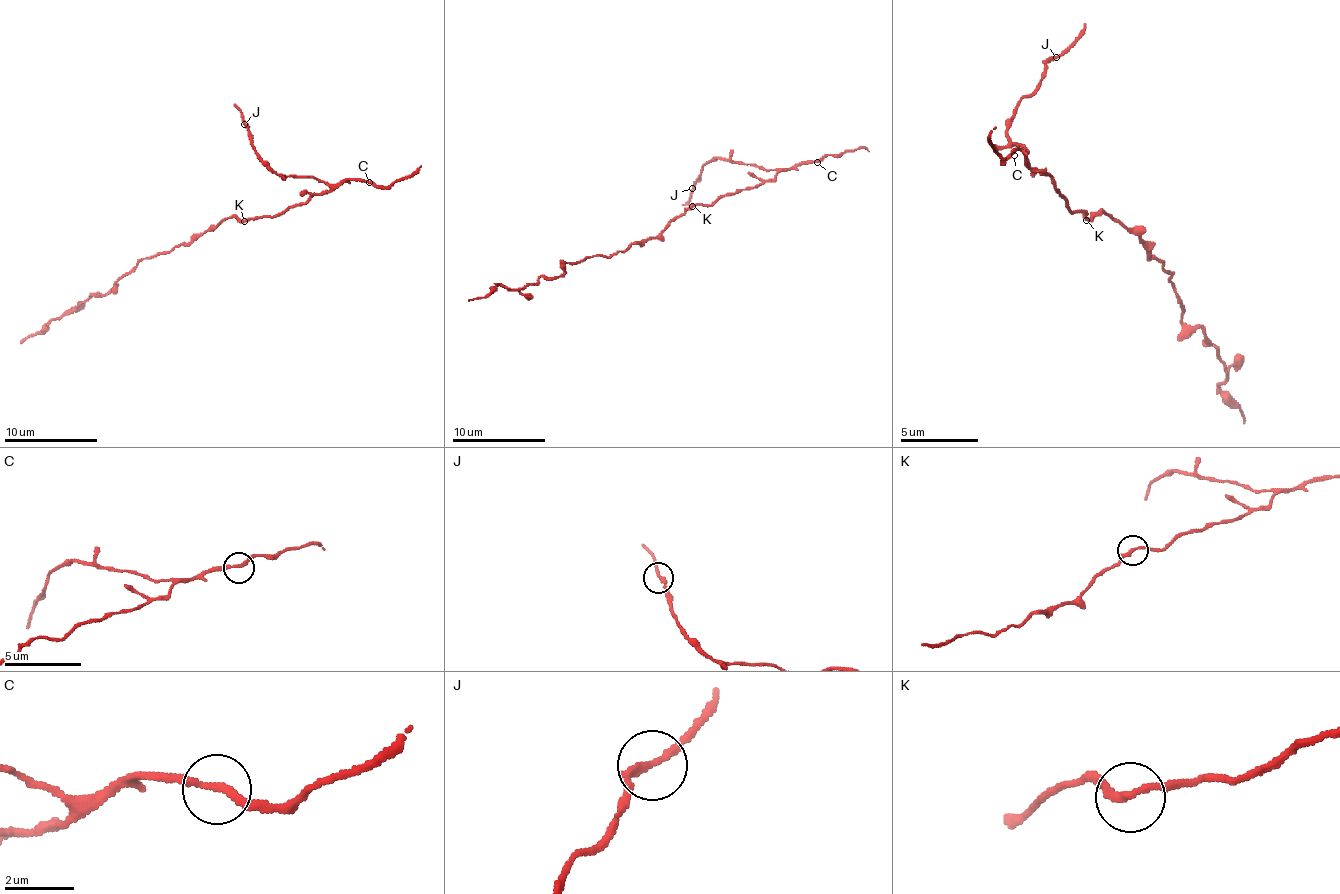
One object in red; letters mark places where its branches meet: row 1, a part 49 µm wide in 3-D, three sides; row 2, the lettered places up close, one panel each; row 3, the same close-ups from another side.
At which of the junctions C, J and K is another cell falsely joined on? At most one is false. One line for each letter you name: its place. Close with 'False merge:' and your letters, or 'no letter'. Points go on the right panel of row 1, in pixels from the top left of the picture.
K: place (1086, 220)
False merge: K

